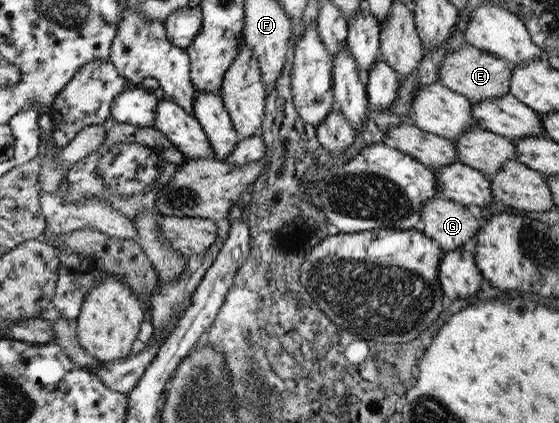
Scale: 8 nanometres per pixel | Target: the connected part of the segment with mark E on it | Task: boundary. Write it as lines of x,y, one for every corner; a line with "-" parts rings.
470,44
461,45
452,52
442,53
438,73
442,85
456,91
456,94
468,97
471,103
492,100
510,92
512,68
508,66
508,62

